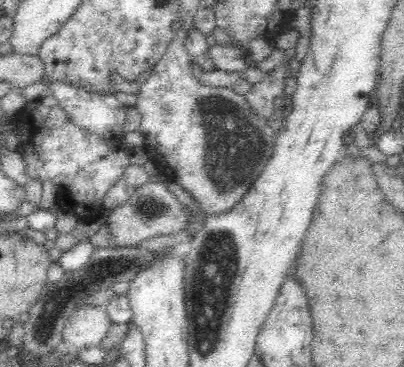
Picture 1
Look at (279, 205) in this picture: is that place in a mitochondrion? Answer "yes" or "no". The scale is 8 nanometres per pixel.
no

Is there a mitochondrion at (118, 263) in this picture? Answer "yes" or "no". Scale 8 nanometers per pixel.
yes

